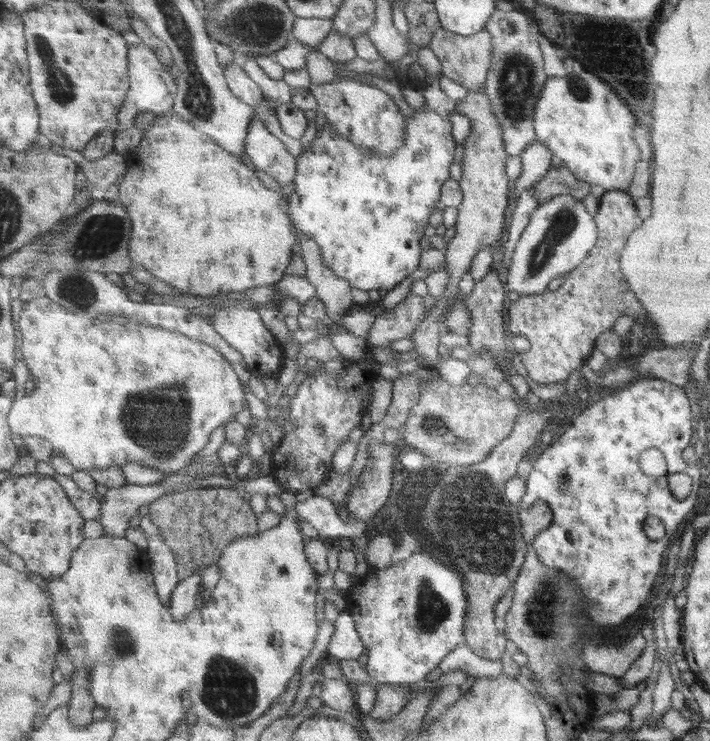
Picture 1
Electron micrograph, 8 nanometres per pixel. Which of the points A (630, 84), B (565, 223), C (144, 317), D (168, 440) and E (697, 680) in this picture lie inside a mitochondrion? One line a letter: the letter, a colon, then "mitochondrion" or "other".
A: other
B: mitochondrion
C: other
D: mitochondrion
E: other

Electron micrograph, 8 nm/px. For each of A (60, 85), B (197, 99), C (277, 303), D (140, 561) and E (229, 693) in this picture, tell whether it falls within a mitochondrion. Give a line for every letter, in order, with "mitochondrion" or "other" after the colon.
A: mitochondrion
B: mitochondrion
C: other
D: other
E: mitochondrion

